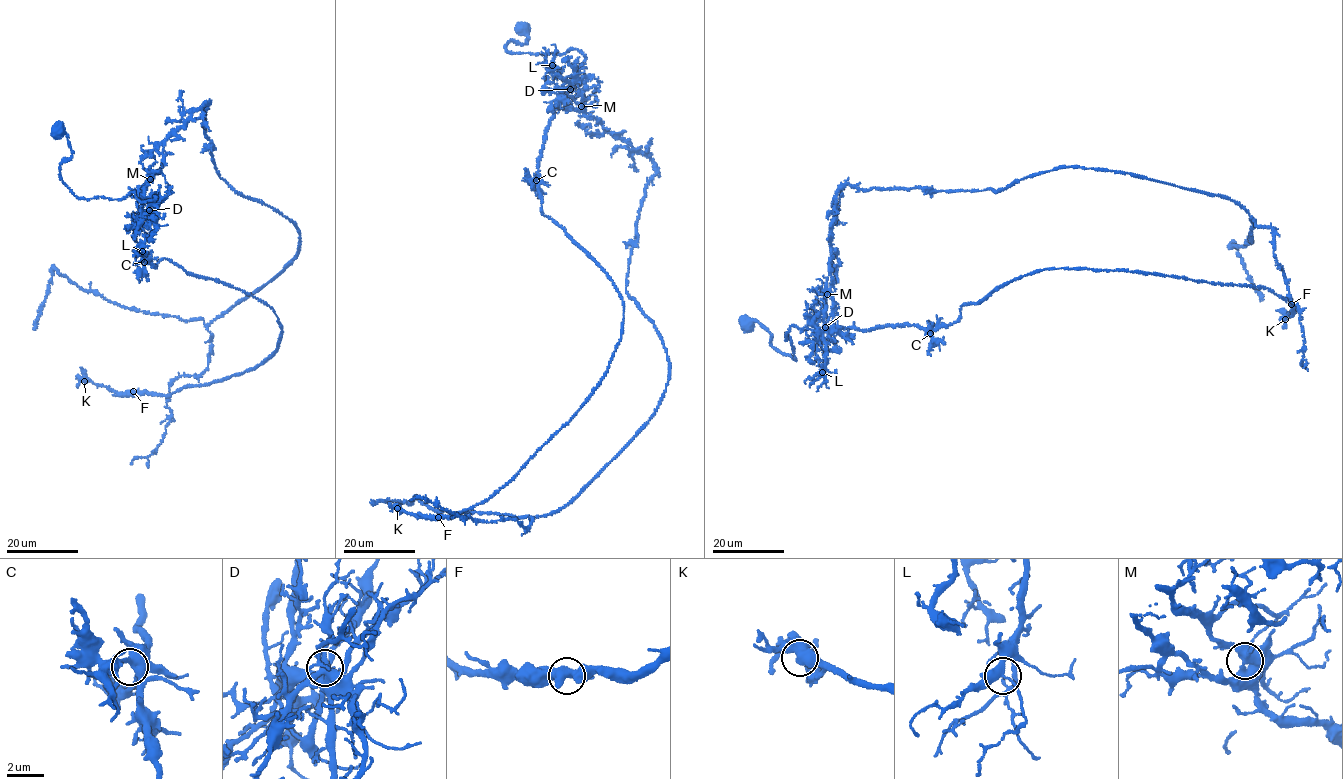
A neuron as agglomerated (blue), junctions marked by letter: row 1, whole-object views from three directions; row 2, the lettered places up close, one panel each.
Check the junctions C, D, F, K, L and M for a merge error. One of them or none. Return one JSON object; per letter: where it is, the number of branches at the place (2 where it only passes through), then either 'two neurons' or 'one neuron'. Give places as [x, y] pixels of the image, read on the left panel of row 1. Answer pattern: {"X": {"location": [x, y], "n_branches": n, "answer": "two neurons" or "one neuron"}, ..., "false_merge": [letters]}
{"C": {"location": [144, 262], "n_branches": 3, "answer": "one neuron"}, "D": {"location": [149, 210], "n_branches": 3, "answer": "one neuron"}, "F": {"location": [133, 391], "n_branches": 4, "answer": "one neuron"}, "K": {"location": [84, 381], "n_branches": 3, "answer": "one neuron"}, "L": {"location": [142, 251], "n_branches": 3, "answer": "one neuron"}, "M": {"location": [150, 179], "n_branches": 3, "answer": "two neurons"}, "false_merge": ["M"]}

